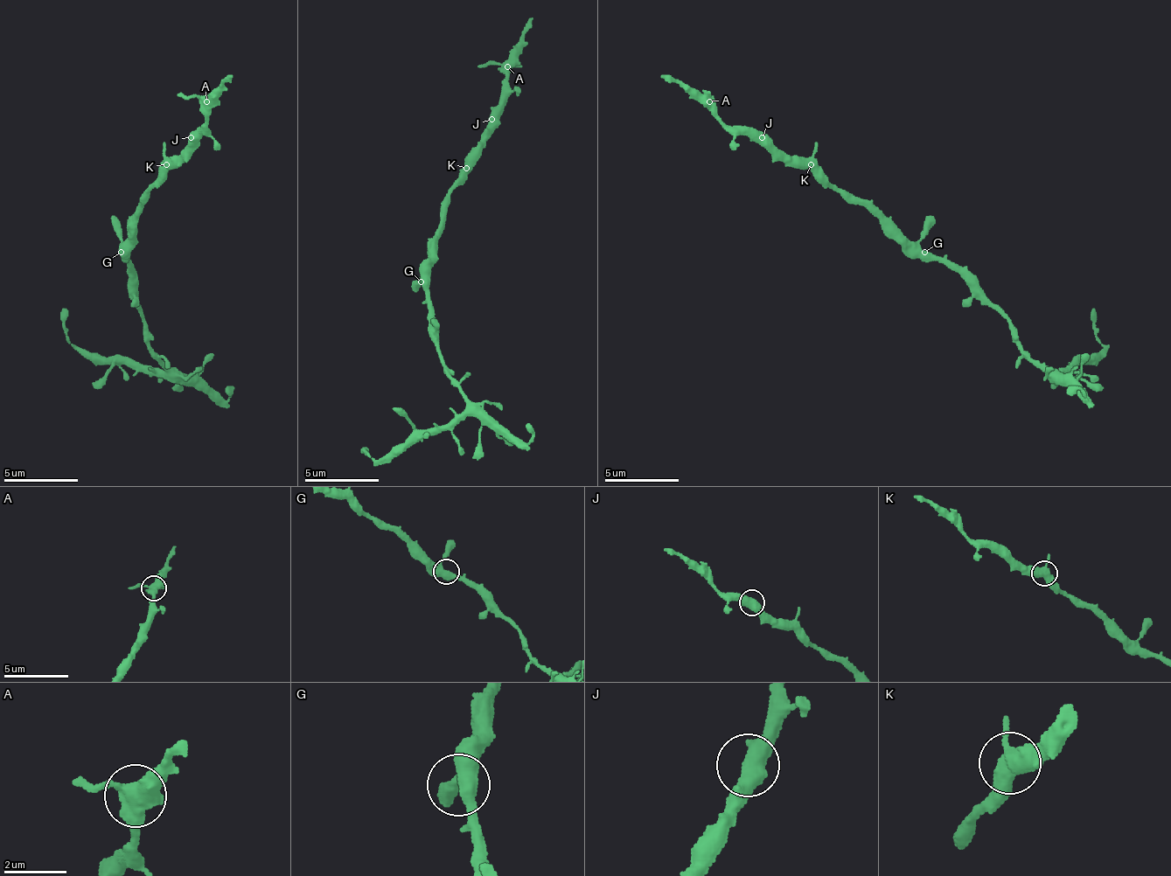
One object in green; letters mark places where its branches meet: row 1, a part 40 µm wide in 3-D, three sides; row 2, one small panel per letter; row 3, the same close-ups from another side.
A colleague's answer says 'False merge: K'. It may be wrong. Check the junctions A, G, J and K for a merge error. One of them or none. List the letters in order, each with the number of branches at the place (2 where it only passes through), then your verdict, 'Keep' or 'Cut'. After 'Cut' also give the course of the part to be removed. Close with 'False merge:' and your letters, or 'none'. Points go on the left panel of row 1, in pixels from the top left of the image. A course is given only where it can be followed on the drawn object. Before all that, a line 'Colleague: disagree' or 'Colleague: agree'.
Colleague: disagree
A: Branches: 3. Keep
G: Branches: 3. Keep
J: Branches: 2. Keep
K: Branches: 3. Keep
False merge: none

